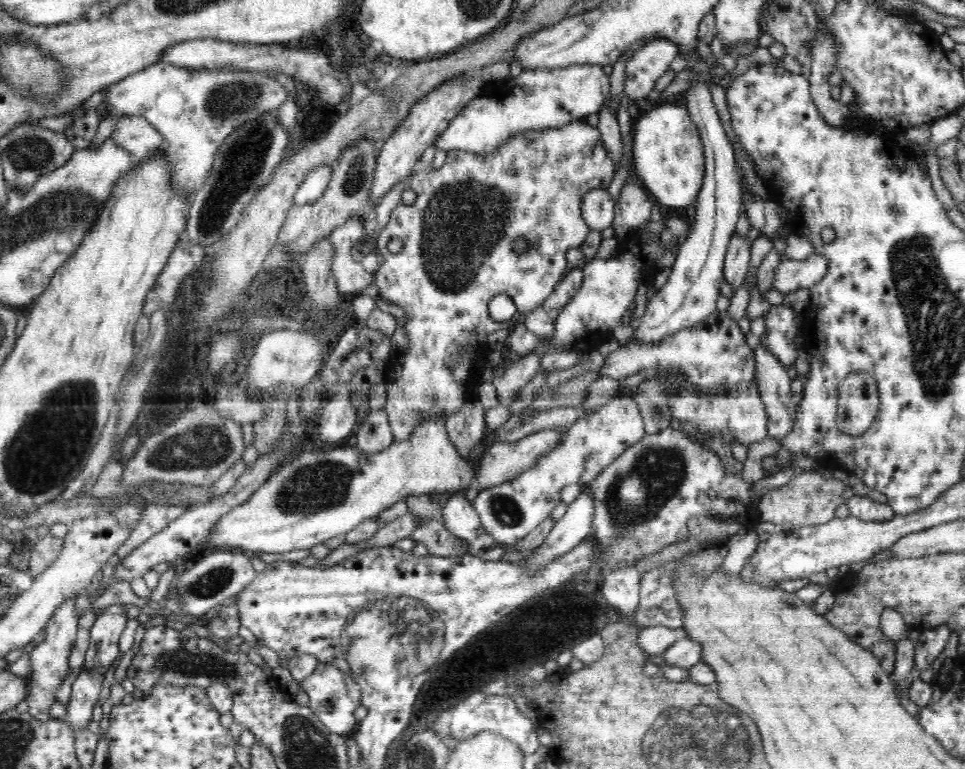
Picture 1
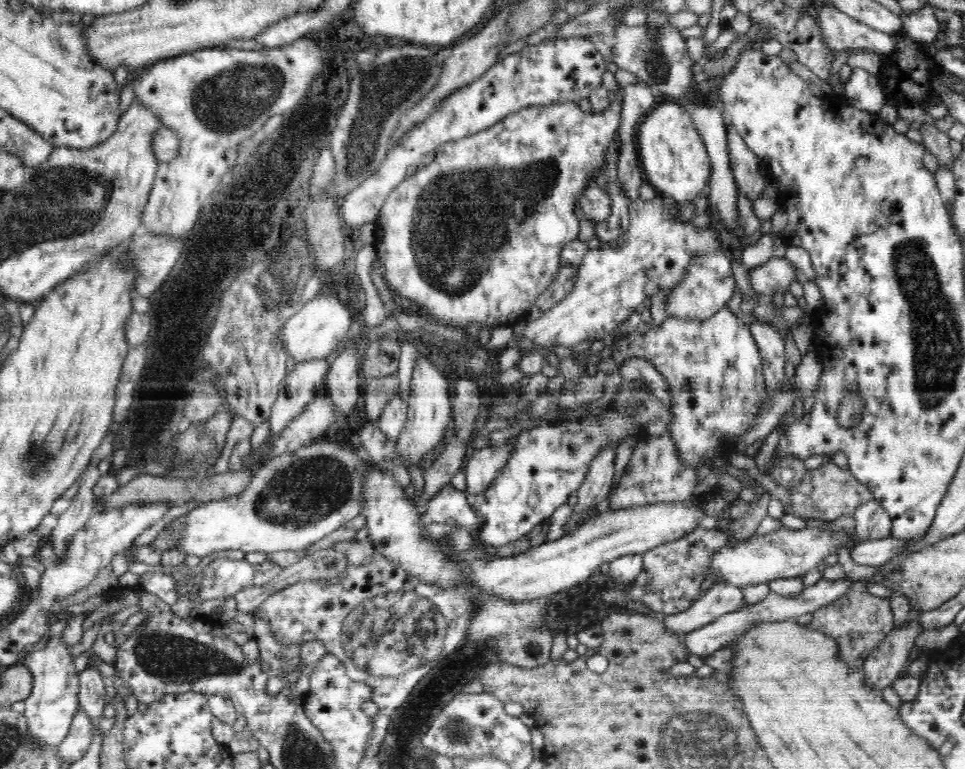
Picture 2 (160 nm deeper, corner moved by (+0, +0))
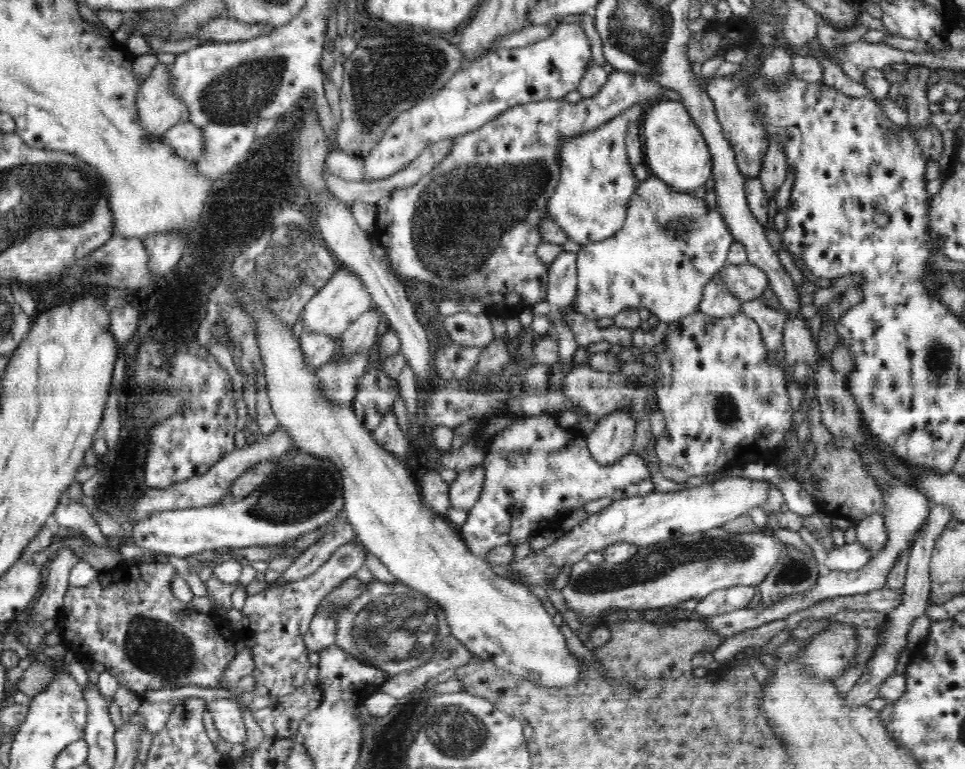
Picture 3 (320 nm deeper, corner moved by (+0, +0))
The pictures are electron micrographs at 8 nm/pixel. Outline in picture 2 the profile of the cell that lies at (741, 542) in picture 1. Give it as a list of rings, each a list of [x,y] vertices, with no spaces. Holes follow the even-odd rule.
[[[715,582],[694,604],[678,614],[666,615],[662,621],[672,633],[690,632],[714,622],[719,616],[734,612],[746,603],[740,587],[727,582]]]

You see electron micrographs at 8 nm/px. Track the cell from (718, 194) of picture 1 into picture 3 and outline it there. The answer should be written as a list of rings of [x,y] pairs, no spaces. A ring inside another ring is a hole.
[[[716,273],[702,290],[698,311],[711,317],[729,317],[741,312],[742,301],[738,300],[722,282],[721,273]]]

